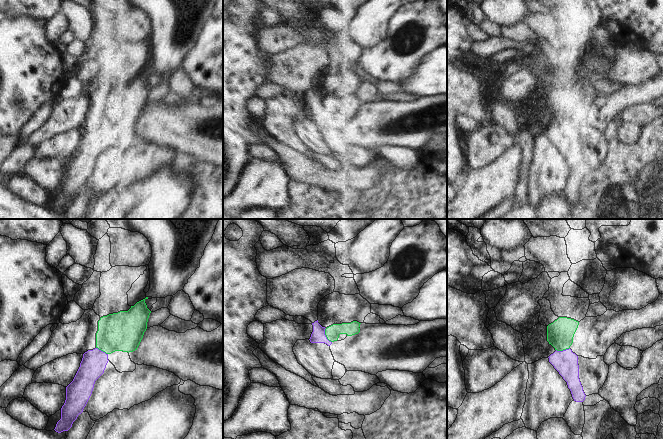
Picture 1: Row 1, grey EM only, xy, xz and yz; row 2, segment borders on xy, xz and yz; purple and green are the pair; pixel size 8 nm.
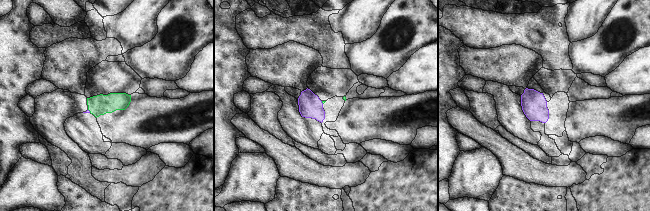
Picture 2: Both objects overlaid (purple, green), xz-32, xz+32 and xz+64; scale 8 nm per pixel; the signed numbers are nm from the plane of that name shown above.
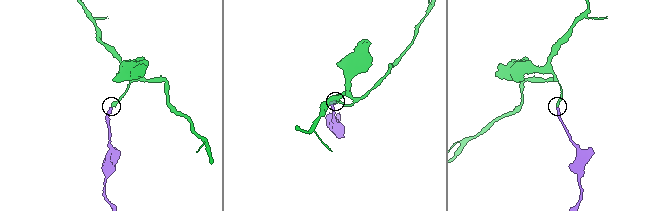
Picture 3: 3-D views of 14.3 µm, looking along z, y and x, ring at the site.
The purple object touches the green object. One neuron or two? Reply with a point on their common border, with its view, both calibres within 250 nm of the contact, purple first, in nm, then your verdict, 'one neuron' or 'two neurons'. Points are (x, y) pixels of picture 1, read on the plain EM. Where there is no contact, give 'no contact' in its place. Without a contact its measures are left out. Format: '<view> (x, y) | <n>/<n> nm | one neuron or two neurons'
xz (325, 111) | 110/120 nm | one neuron

